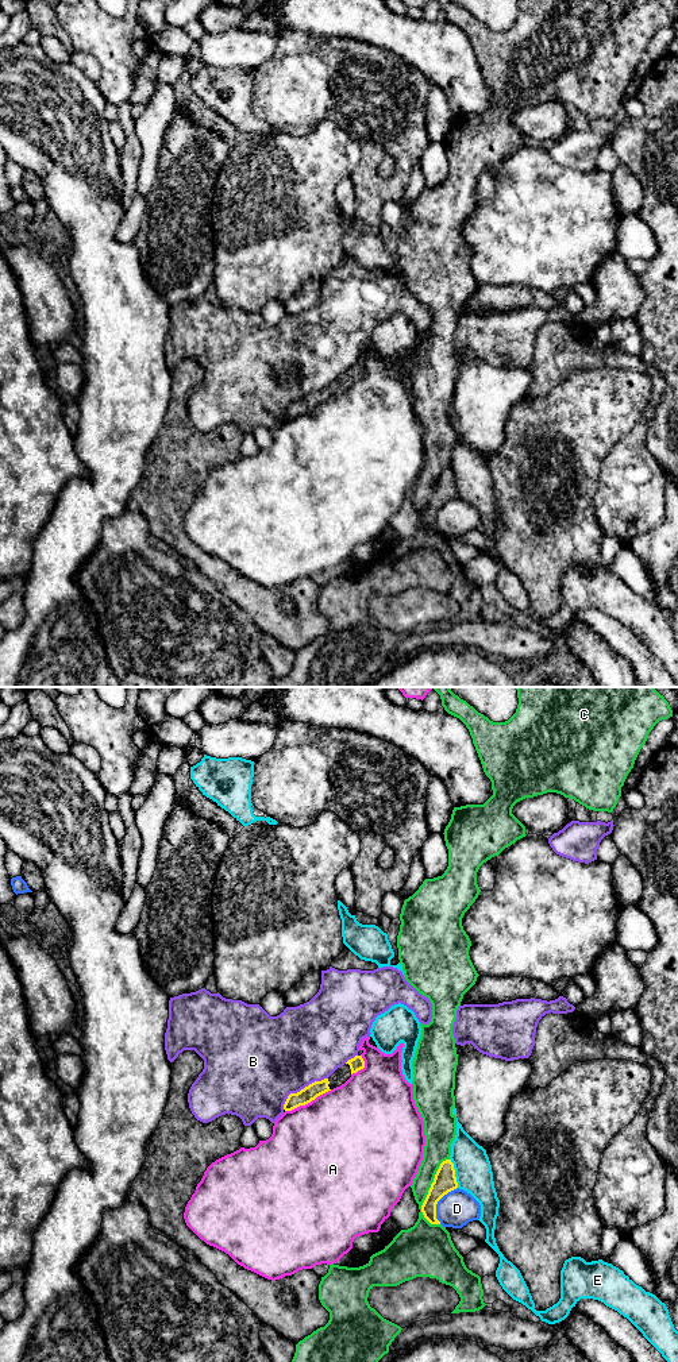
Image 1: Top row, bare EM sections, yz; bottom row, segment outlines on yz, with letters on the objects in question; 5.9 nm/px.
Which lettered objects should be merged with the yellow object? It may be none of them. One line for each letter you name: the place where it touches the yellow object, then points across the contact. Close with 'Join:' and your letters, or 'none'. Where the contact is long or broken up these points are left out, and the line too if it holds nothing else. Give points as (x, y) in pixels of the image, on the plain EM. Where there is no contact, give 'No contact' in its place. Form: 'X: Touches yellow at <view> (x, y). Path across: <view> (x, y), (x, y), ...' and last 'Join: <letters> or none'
Join: none

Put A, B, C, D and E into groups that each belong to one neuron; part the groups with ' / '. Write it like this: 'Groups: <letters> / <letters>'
Groups: A / B / C / D / E

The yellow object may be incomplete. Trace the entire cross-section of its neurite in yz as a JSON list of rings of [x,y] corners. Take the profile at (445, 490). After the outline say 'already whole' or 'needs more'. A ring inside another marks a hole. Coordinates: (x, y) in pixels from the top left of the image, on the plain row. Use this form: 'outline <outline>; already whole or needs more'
outline [[[446,468],[440,472],[428,503],[421,514],[421,521],[431,533],[440,533],[440,530],[436,528],[436,513],[444,503],[457,497],[458,491],[454,472],[451,468]]]; already whole

